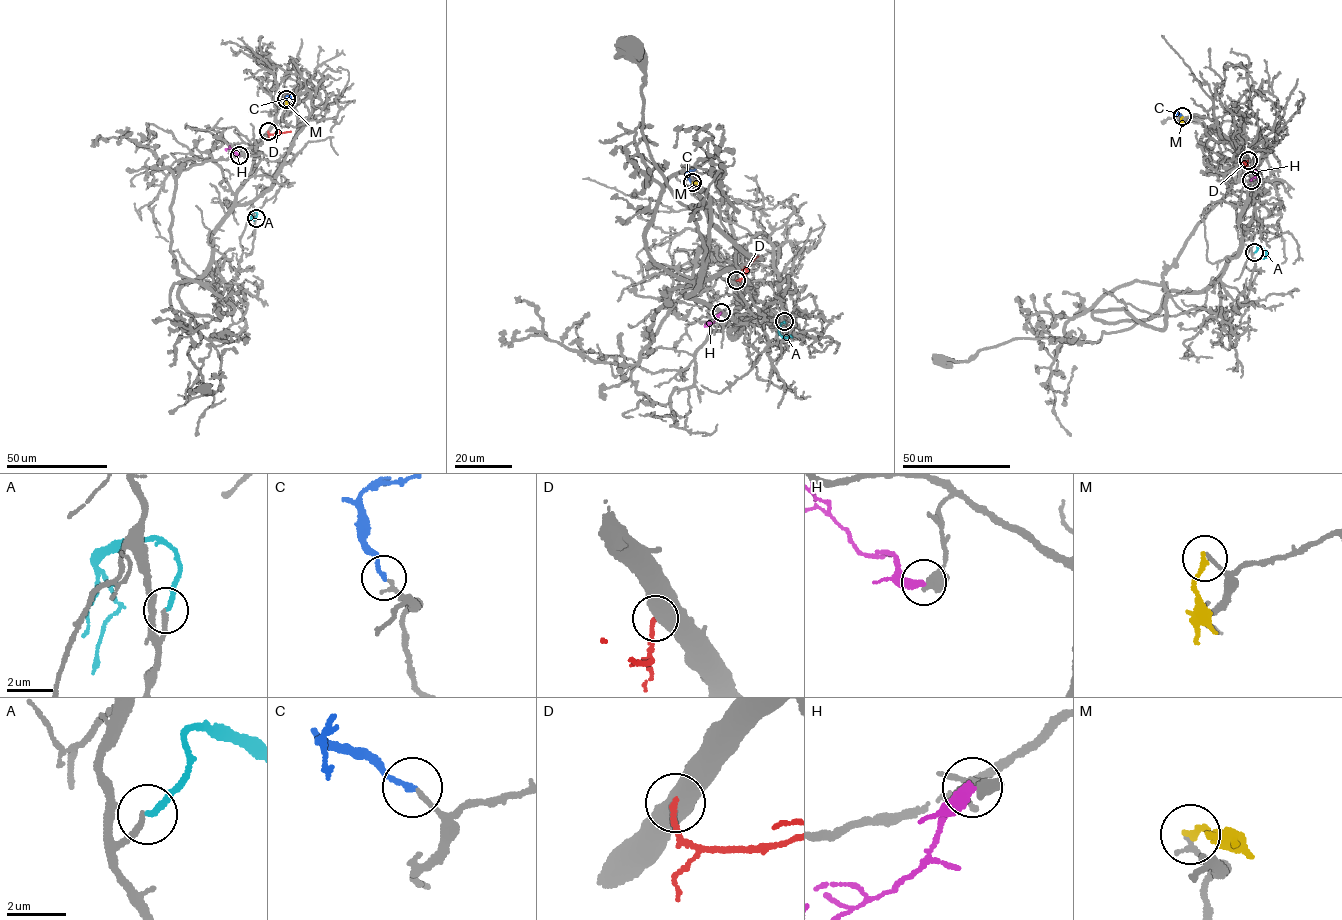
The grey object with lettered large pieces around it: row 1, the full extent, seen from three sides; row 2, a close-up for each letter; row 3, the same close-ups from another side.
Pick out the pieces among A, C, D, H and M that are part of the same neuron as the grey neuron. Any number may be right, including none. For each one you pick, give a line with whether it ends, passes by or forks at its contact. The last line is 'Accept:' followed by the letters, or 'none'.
A: It ends there
C: It ends there
Accept: A, C

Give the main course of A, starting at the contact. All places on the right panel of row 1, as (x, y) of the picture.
A: (1254, 252), (1257, 246), (1262, 247), (1265, 258)

